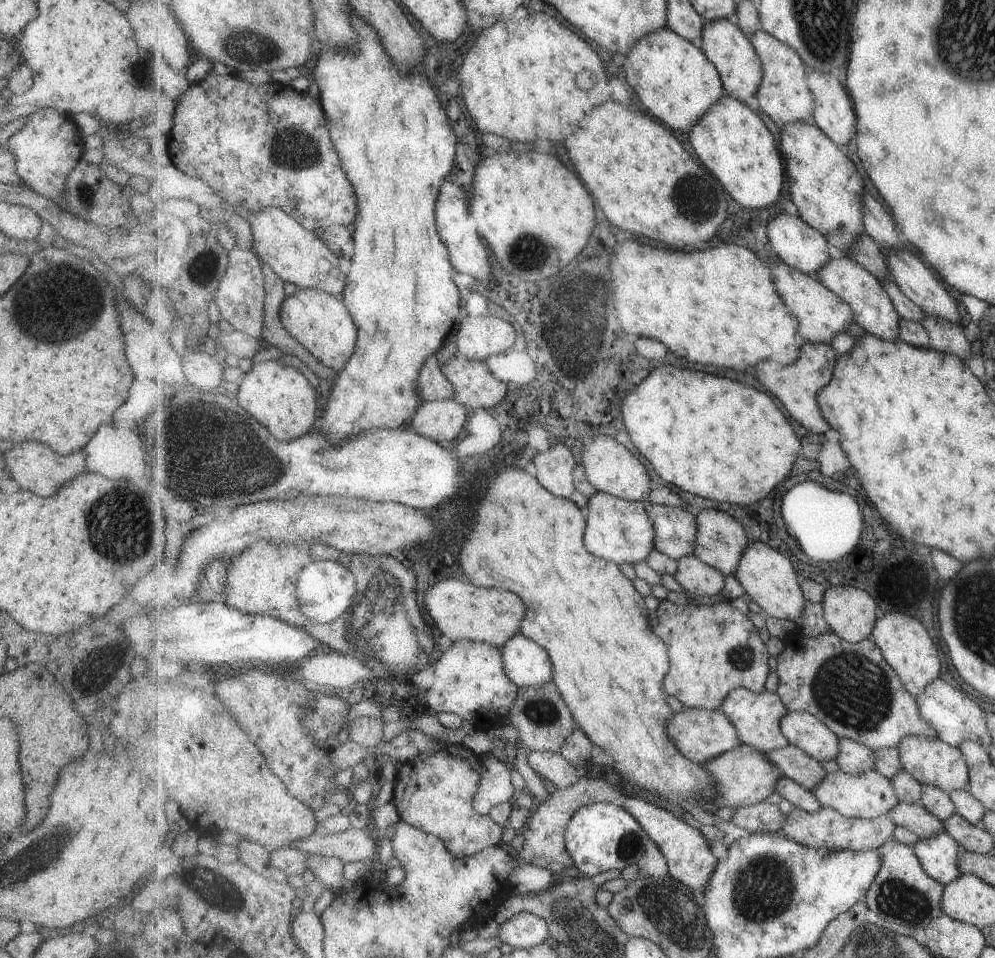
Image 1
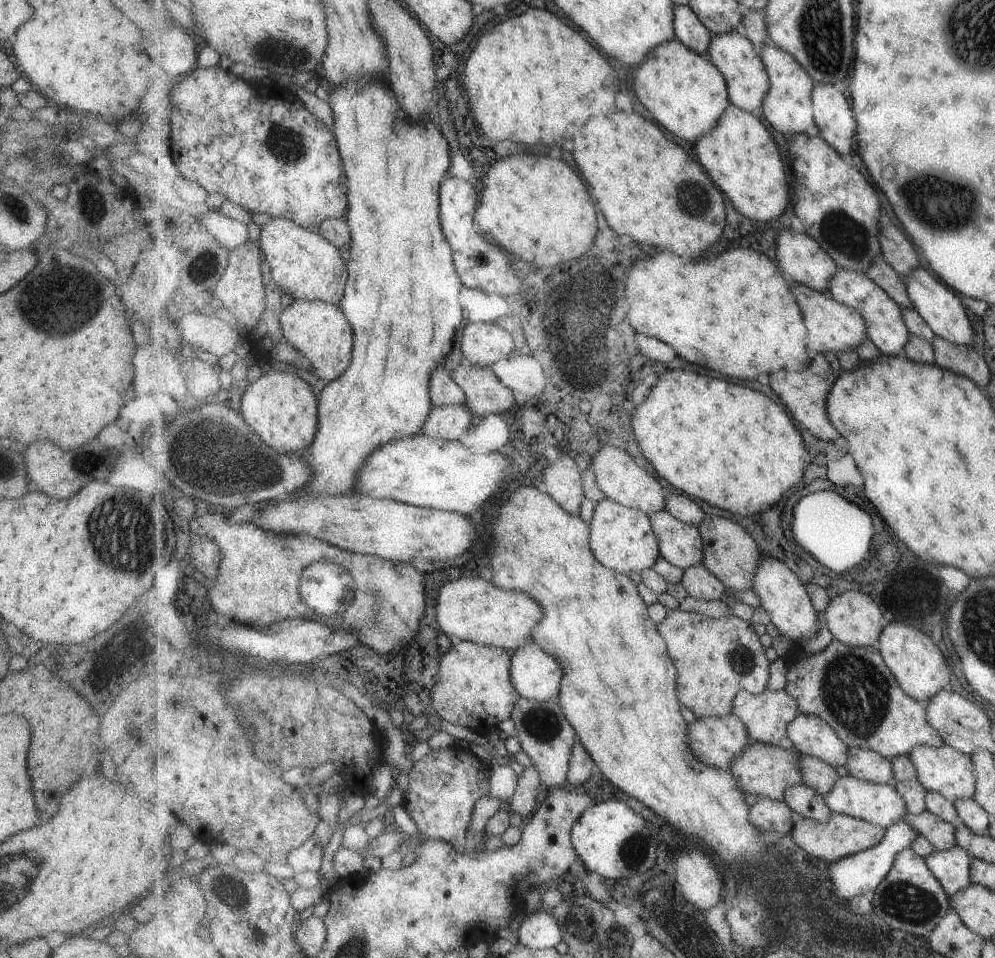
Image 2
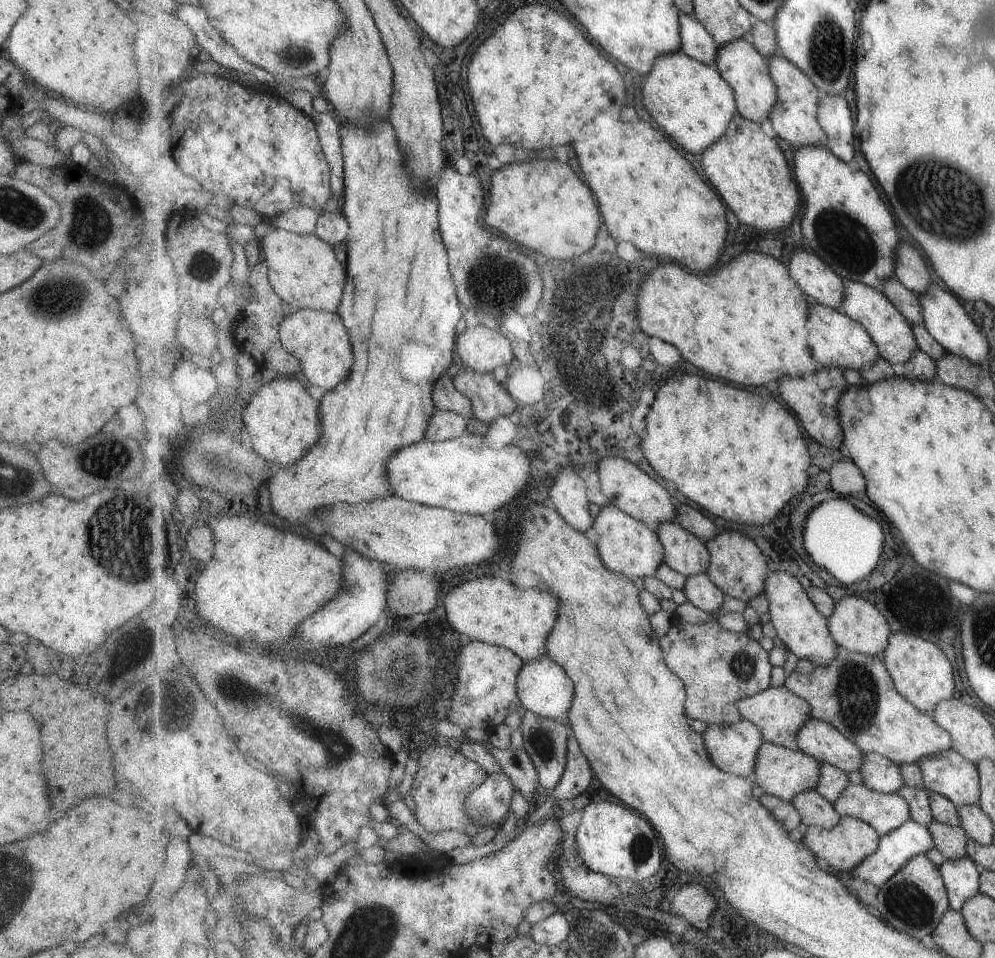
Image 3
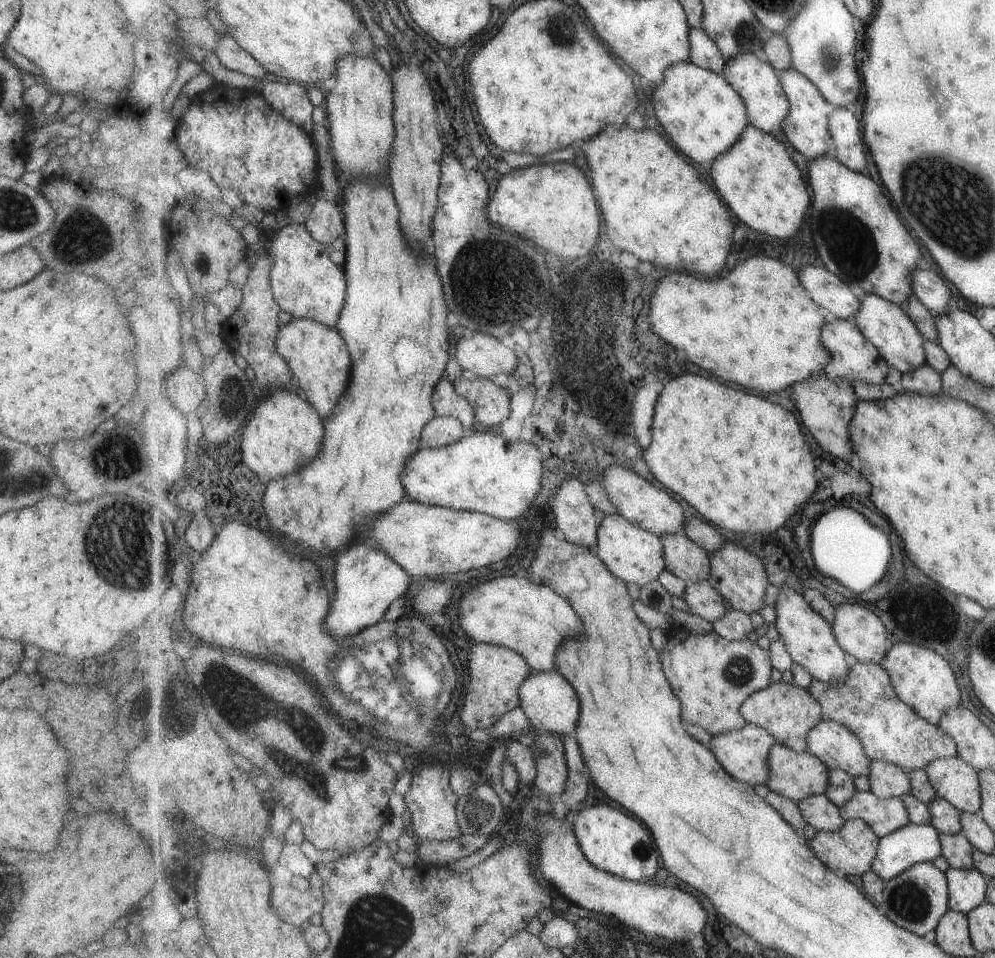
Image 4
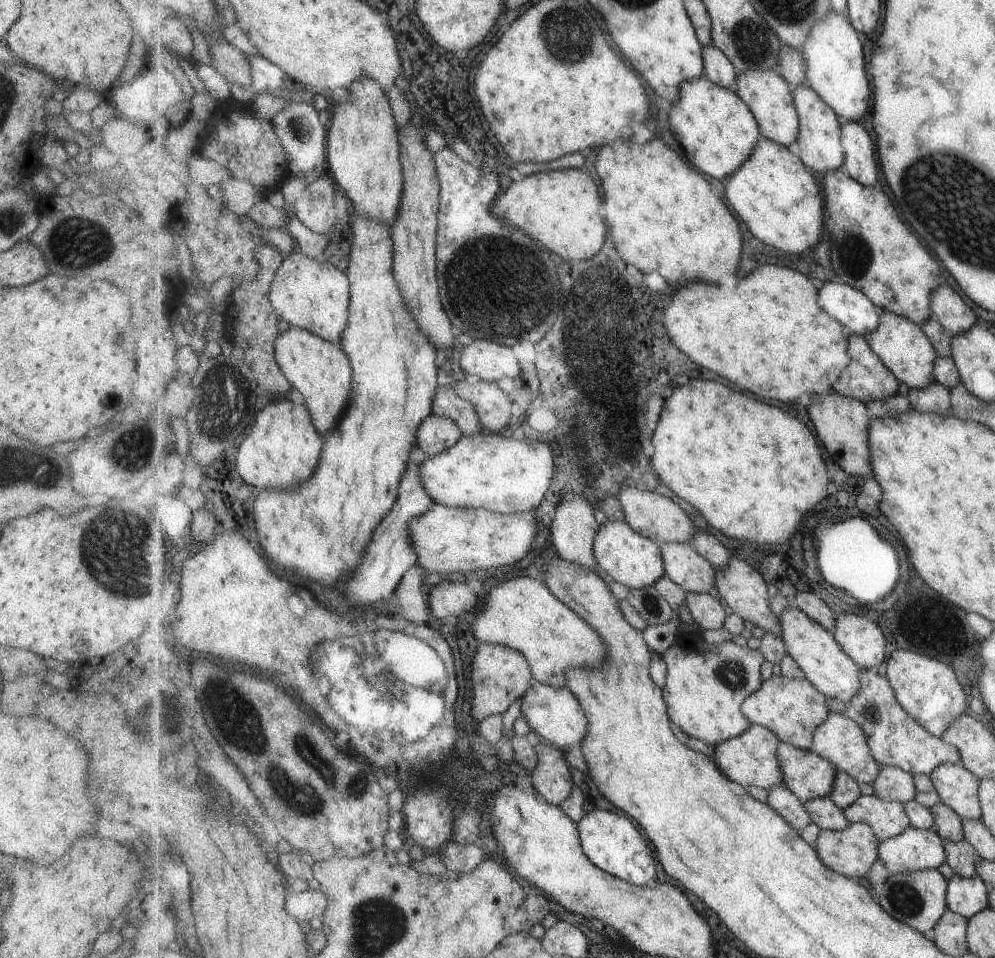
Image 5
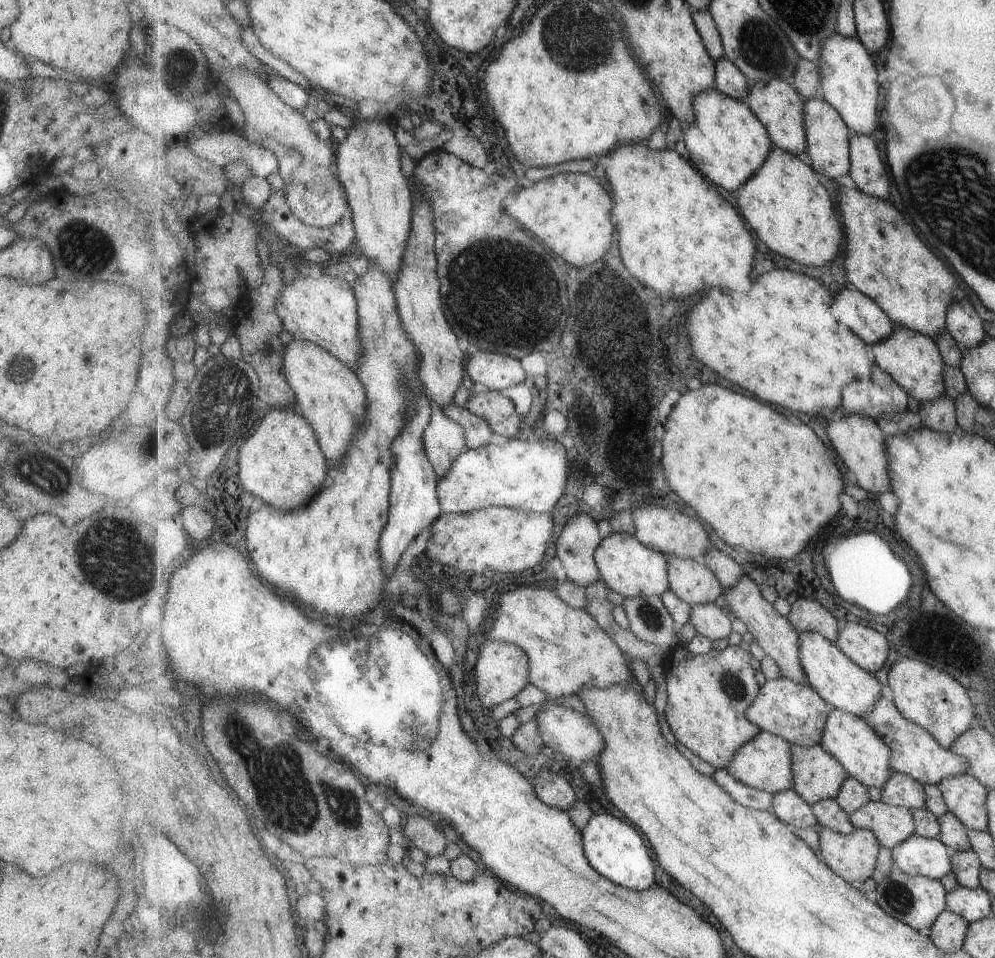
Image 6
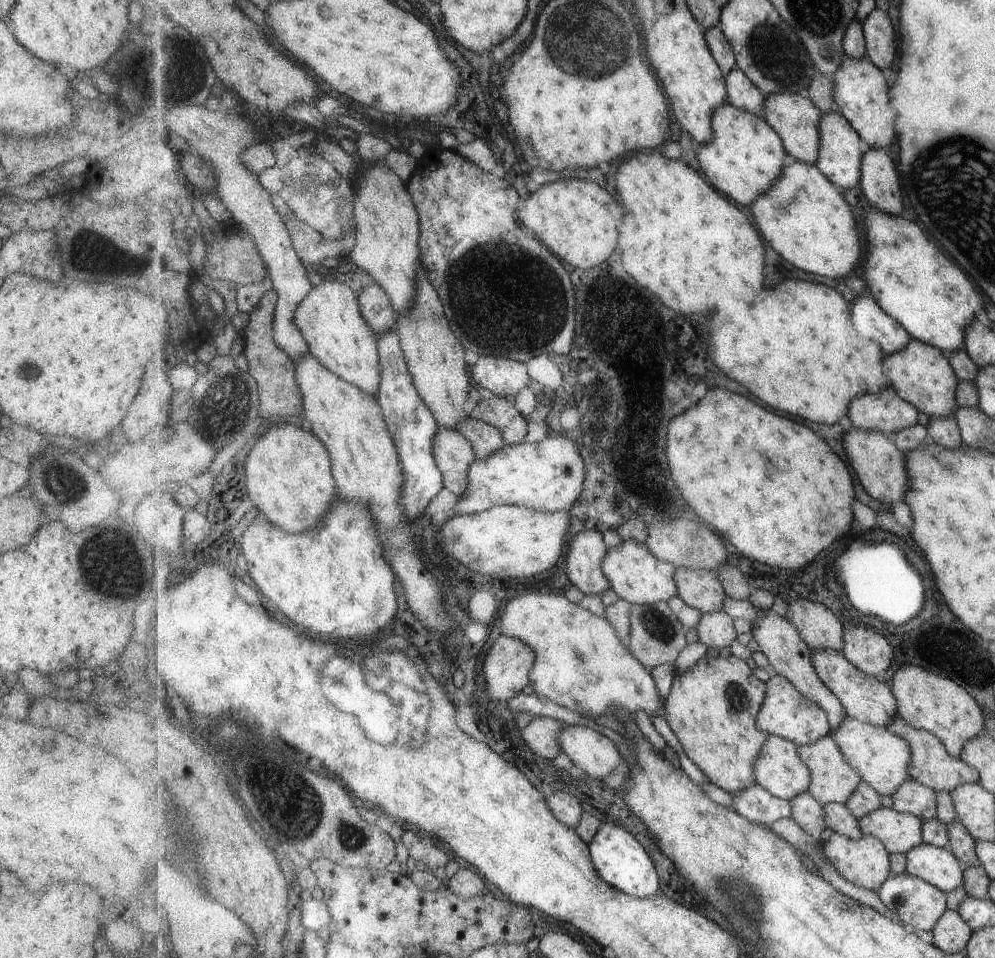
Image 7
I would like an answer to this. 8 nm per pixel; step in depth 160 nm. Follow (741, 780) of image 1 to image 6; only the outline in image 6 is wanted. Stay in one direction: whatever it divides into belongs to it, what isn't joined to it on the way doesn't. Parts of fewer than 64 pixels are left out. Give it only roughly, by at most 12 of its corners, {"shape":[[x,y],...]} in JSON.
{"shape":[[792,746],[795,788],[809,804],[837,799],[850,777],[823,748]]}

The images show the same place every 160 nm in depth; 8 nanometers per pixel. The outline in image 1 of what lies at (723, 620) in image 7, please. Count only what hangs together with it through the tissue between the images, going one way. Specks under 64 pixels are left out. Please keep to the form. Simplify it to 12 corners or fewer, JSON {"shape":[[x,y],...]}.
{"shape":[[697,555],[678,561],[673,576],[697,596],[715,596],[725,575]]}

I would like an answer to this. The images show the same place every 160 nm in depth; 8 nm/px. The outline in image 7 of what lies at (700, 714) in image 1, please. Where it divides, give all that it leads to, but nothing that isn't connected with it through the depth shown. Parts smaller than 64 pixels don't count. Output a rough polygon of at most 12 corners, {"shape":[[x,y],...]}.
{"shape":[[771,735],[756,782],[782,799],[809,791],[800,746]]}

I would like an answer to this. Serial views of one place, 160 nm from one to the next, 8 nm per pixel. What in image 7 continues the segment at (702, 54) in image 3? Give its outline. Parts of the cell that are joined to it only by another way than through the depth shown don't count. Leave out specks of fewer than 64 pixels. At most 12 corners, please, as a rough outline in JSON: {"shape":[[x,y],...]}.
{"shape":[[739,67],[726,74],[728,102],[761,114],[767,95]]}

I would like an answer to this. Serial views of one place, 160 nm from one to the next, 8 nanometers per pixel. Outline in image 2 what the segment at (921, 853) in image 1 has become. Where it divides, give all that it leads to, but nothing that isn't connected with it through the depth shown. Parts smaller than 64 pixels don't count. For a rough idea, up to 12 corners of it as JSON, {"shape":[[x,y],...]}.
{"shape":[[964,849],[933,850],[926,860],[951,898],[970,885]]}

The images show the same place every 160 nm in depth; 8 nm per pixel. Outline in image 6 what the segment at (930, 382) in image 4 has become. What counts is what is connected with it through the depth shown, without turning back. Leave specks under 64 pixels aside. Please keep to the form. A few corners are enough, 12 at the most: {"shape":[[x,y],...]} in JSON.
{"shape":[[946,394],[920,404],[925,427],[957,430],[956,399]]}

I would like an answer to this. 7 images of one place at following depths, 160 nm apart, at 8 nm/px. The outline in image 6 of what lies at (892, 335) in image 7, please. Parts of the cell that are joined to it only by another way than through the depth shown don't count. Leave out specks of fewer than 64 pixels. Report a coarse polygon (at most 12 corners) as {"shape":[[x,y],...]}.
{"shape":[[851,288],[835,298],[833,314],[869,342],[897,327],[876,300]]}

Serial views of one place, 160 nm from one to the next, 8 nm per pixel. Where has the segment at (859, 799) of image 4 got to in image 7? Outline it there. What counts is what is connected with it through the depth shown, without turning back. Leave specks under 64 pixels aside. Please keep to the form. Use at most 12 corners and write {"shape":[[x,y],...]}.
{"shape":[[893,807],[860,819],[865,835],[878,836],[890,853],[924,840],[924,820]]}

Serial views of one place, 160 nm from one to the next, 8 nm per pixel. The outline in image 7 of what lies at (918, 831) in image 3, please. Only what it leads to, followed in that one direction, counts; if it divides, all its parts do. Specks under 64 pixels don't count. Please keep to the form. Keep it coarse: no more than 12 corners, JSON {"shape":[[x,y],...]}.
{"shape":[[923,842],[907,852],[907,873],[945,892],[963,884],[949,847]]}

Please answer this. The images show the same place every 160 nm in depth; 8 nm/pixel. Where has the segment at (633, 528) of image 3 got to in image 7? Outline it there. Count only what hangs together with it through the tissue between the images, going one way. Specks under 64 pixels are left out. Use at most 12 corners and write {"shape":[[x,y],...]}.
{"shape":[[627,539],[603,568],[632,605],[678,595],[676,564]]}

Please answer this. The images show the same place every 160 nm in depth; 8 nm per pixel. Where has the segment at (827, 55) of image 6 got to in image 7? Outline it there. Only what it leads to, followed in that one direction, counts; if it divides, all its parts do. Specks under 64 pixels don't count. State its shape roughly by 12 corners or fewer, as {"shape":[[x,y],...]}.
{"shape":[[845,55],[834,102],[866,147],[893,142],[887,73]]}

